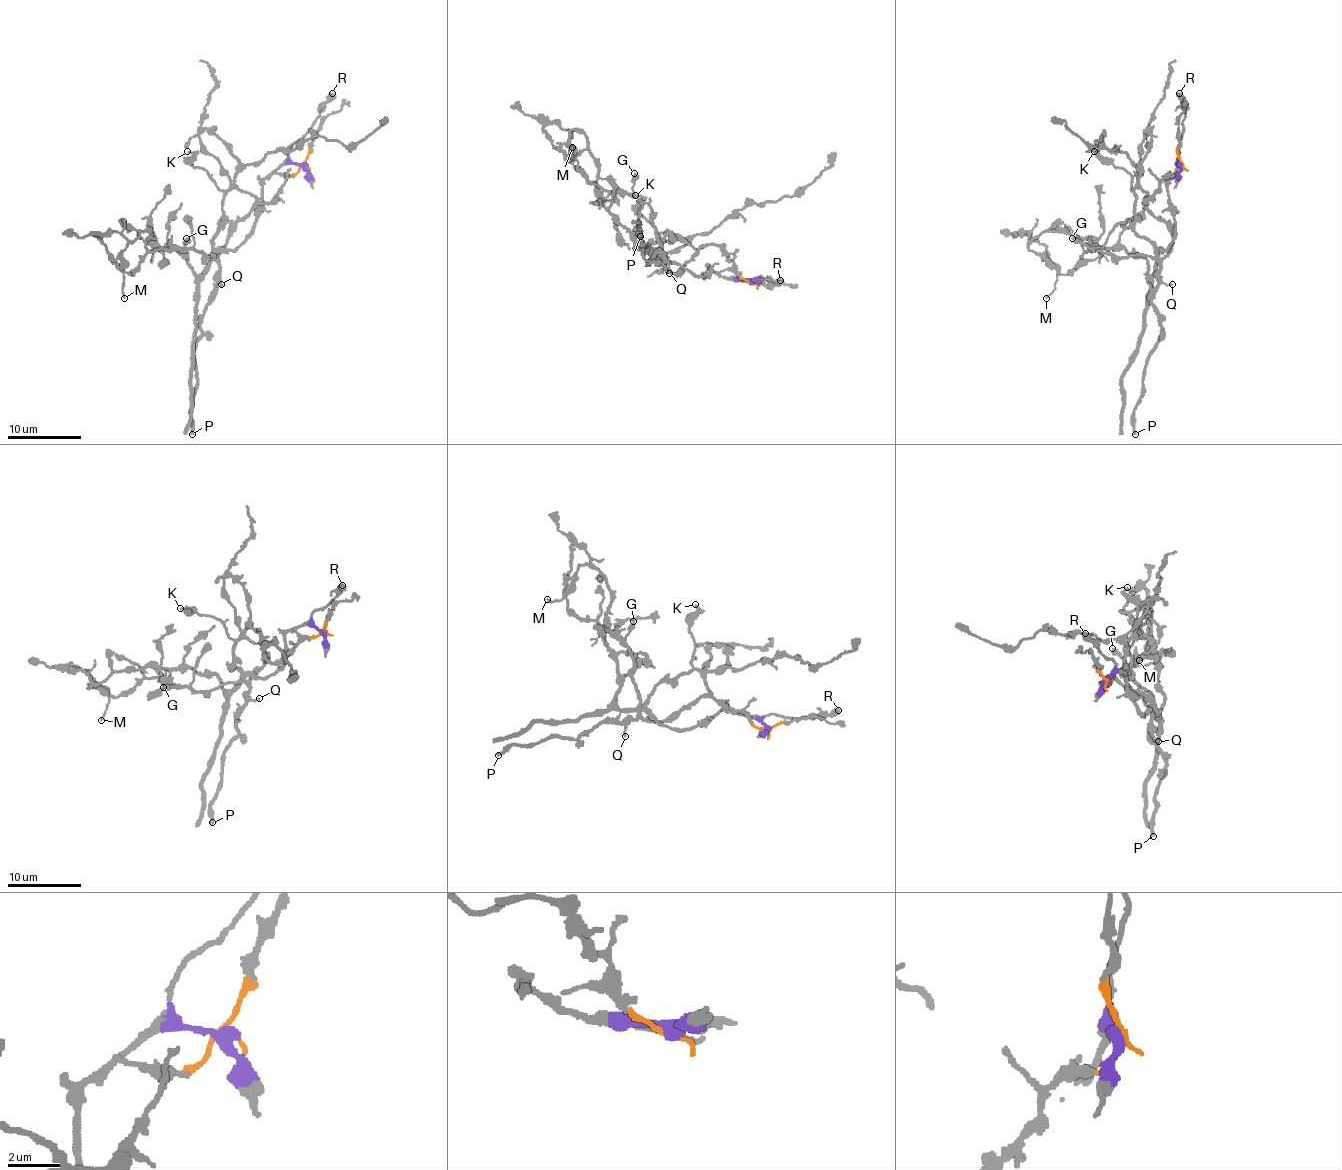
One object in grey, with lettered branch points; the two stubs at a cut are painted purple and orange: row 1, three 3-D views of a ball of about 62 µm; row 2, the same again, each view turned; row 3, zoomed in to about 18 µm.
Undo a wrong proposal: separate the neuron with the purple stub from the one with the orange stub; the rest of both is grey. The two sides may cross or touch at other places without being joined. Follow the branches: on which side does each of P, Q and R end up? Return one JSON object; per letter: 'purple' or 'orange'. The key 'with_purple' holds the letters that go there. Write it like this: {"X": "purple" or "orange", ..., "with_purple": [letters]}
{"P": "orange", "Q": "orange", "R": "purple", "with_purple": ["R"]}

